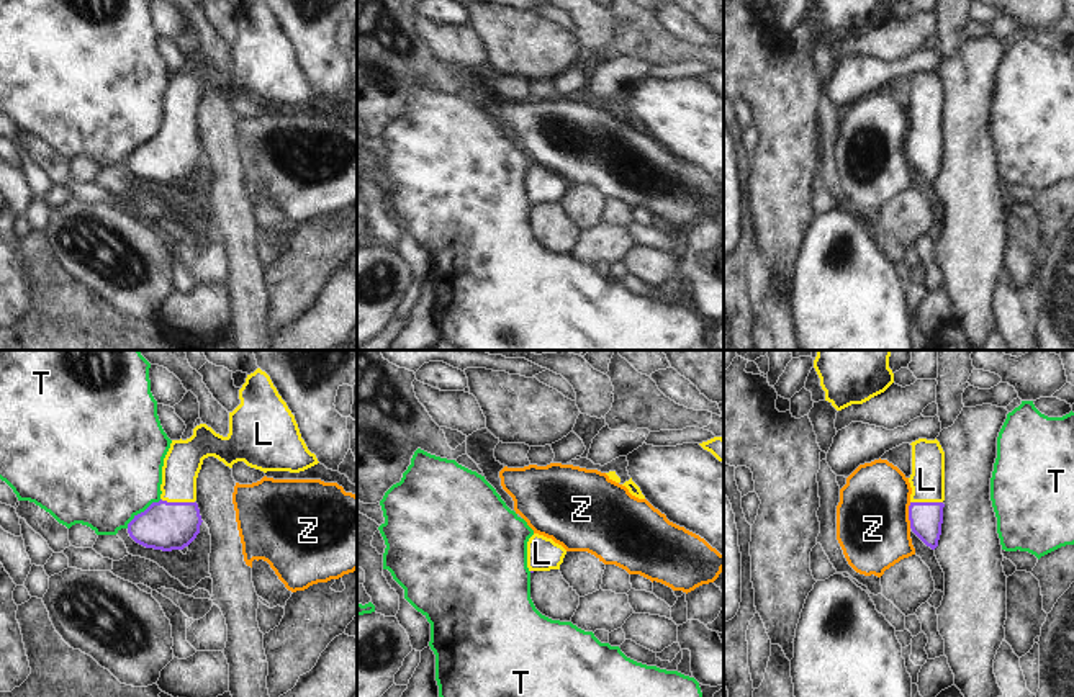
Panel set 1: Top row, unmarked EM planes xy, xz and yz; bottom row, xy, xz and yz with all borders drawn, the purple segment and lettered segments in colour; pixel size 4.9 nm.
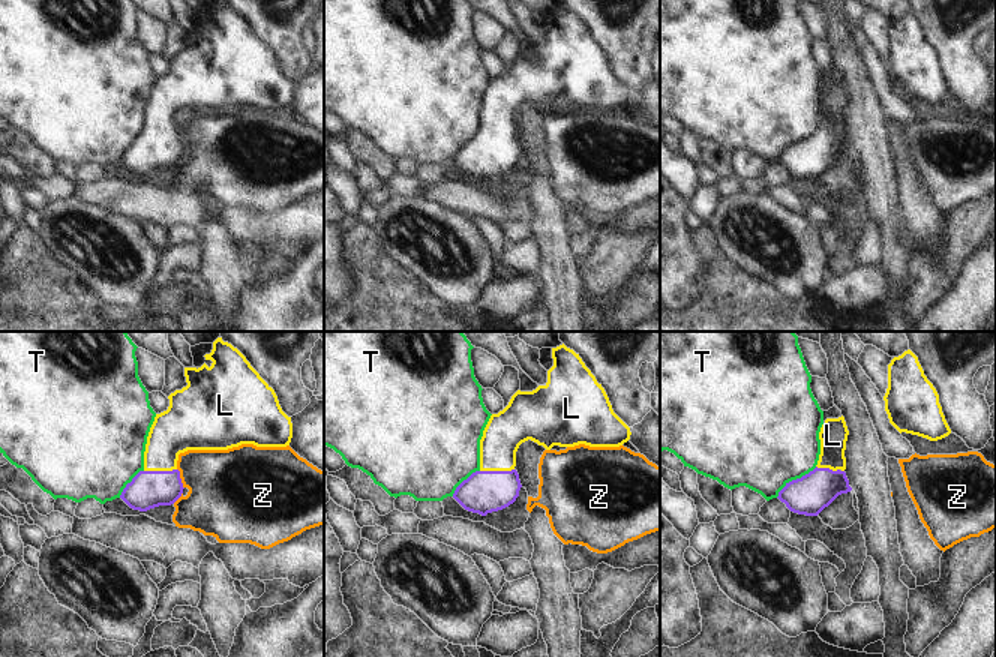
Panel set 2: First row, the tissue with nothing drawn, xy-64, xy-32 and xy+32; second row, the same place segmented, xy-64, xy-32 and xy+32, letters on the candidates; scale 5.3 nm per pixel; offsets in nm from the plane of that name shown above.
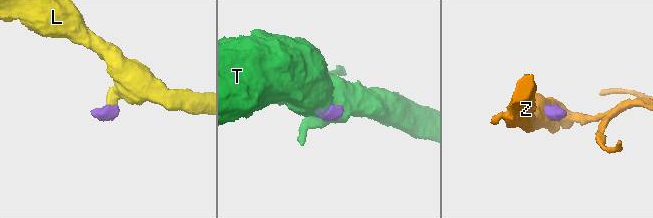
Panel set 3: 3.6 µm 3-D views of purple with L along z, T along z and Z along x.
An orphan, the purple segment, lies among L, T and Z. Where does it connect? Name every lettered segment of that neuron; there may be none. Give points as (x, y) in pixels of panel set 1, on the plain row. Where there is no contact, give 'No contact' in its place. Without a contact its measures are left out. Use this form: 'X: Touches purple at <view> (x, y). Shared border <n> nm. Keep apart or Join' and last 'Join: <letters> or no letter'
L: Touches purple at xy (177, 136). Shared border 170 nm. Join
T: Touches purple at xy (144, 144). Shared border 220 nm. Keep apart
Z: Touches purple at yz (909, 149). Shared border 130 nm. Keep apart
Join: L

